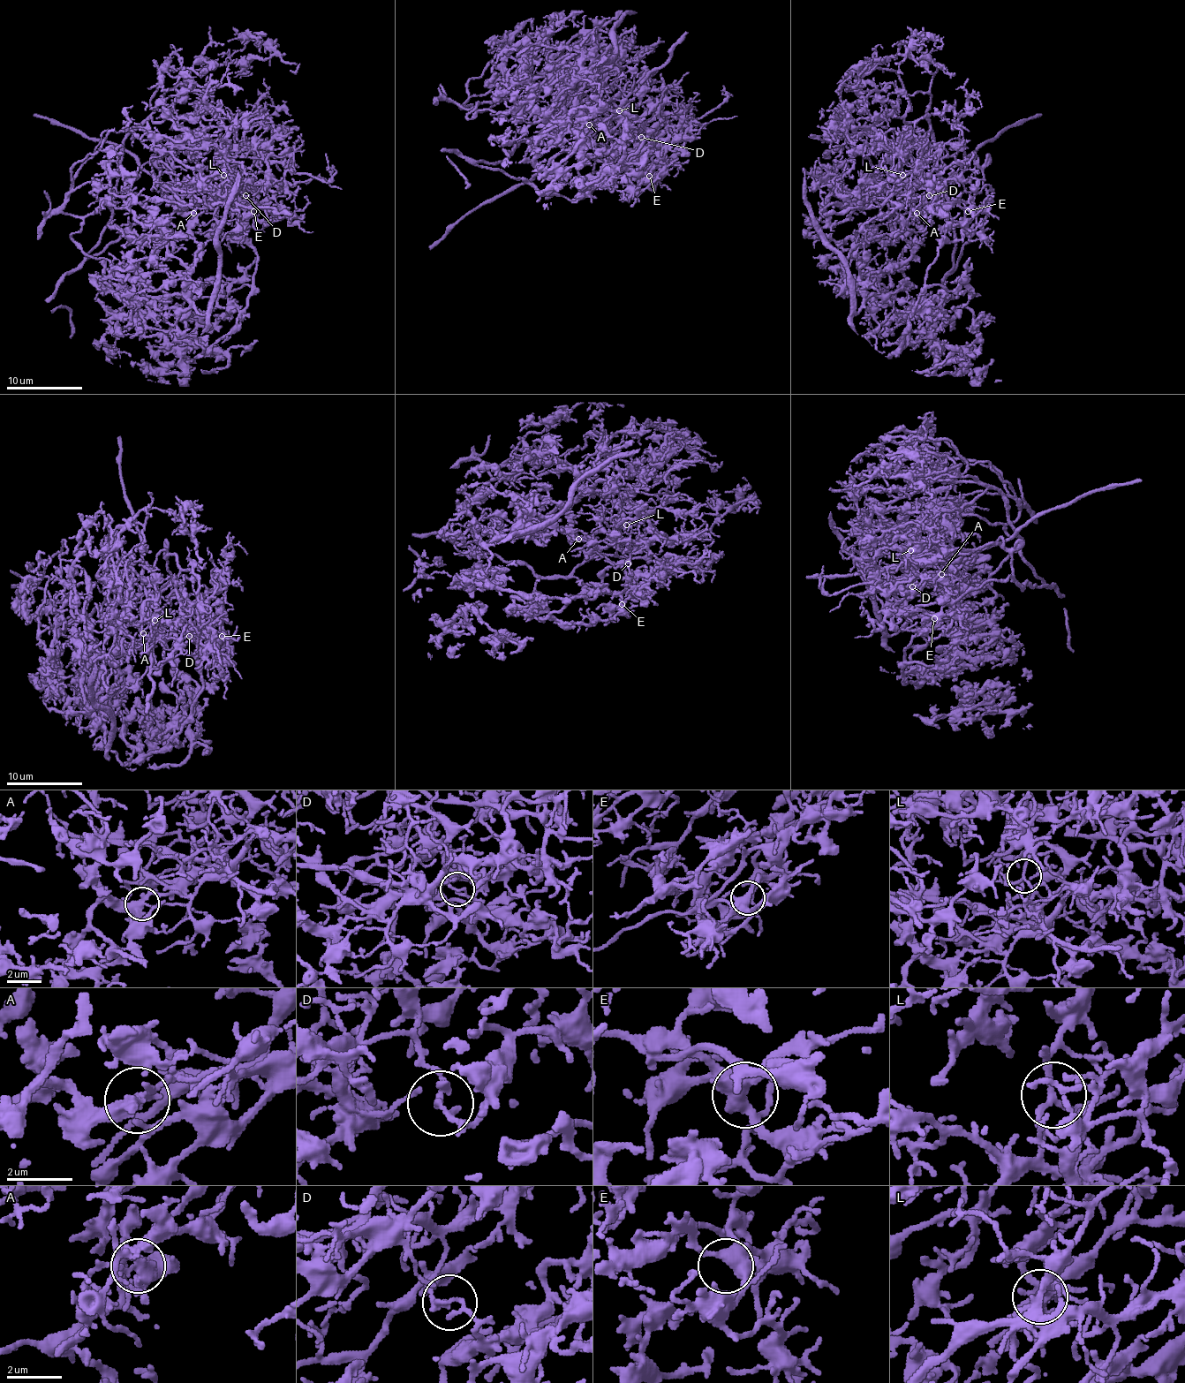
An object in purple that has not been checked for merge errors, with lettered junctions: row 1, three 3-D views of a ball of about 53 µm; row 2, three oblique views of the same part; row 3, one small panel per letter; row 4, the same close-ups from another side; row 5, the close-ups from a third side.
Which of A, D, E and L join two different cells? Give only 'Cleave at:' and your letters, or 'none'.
Cleave at: A, D

